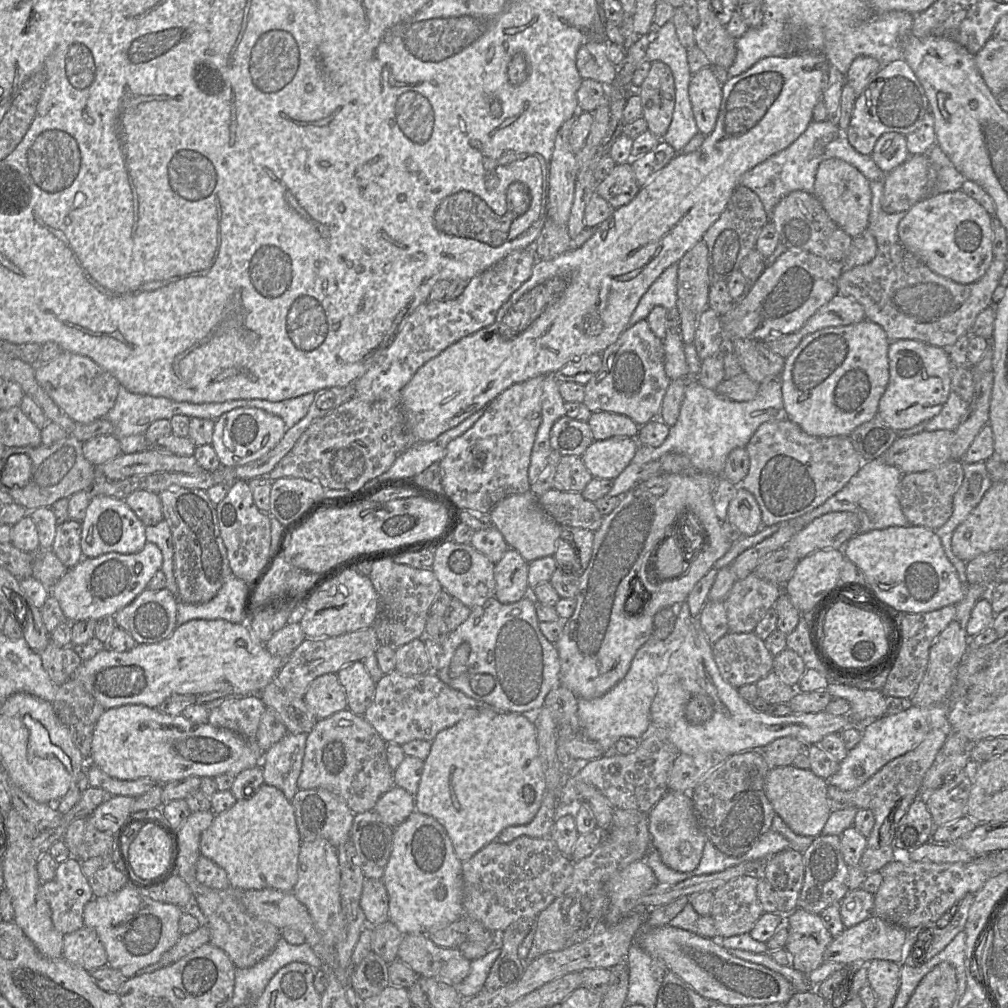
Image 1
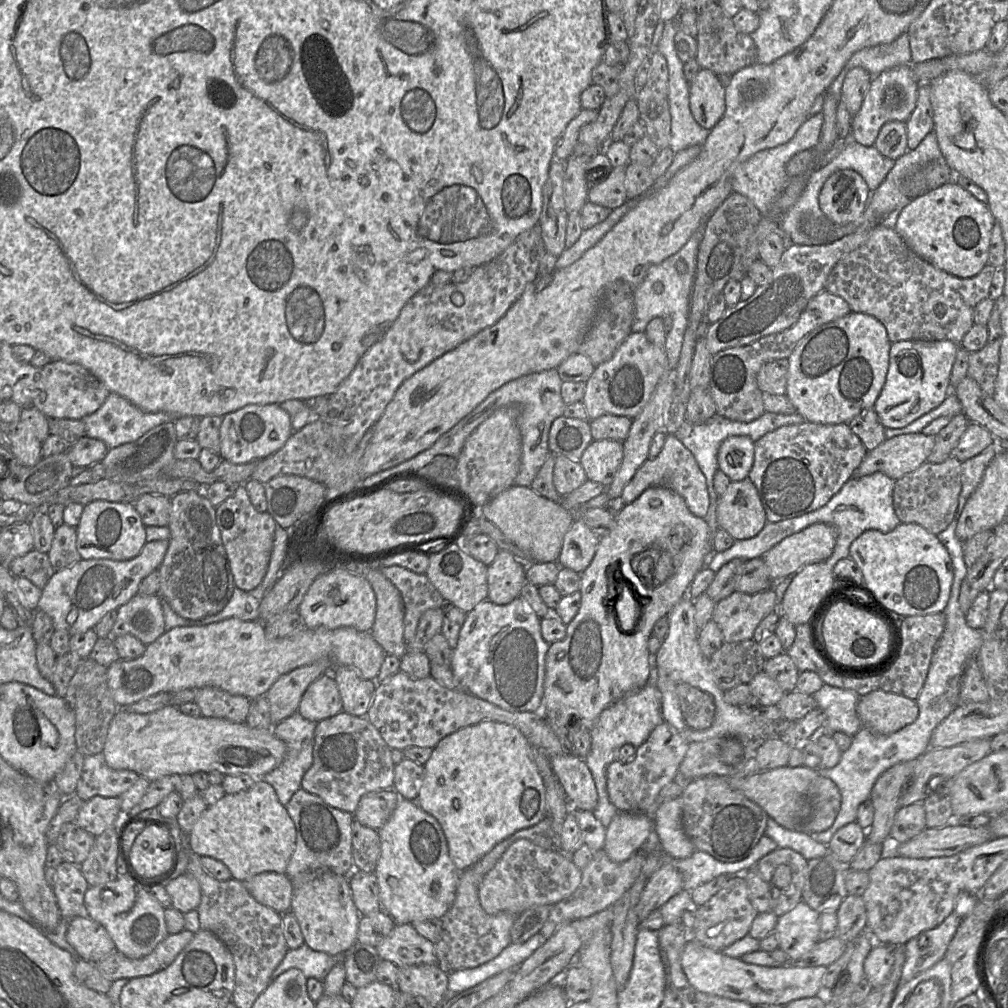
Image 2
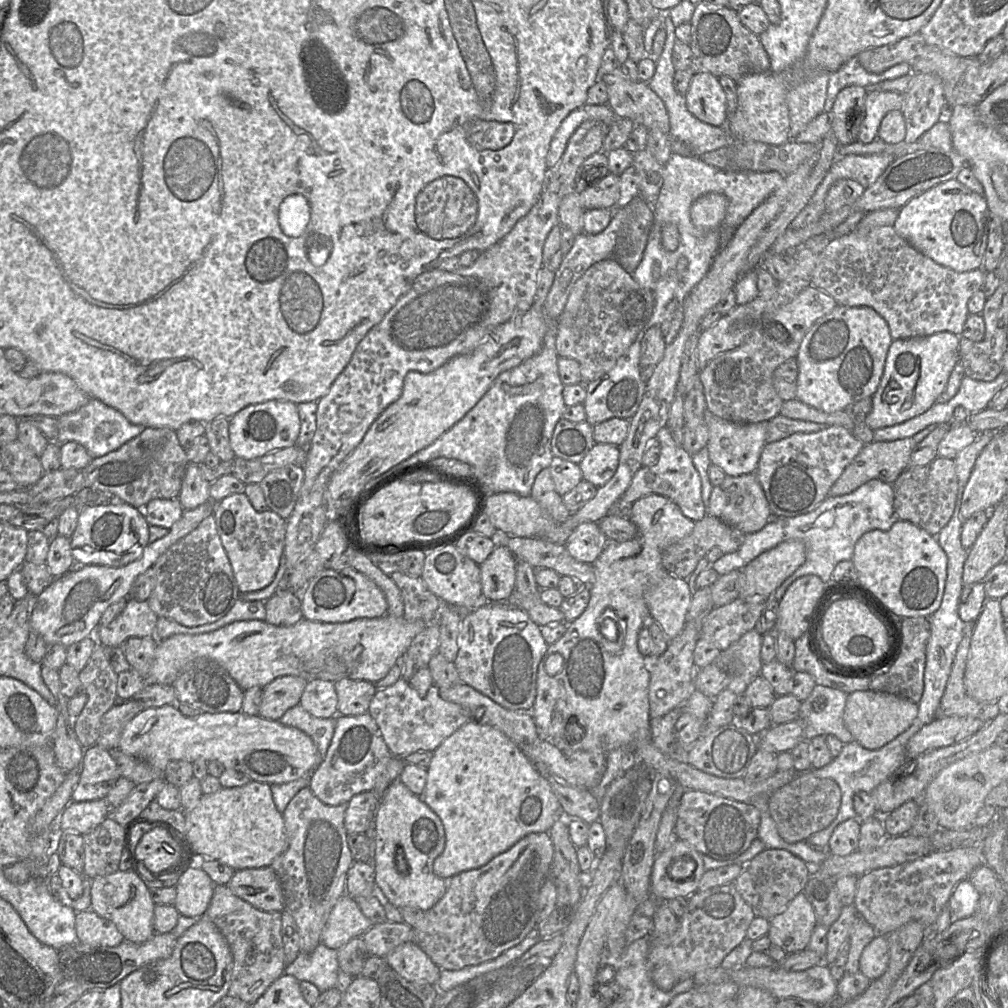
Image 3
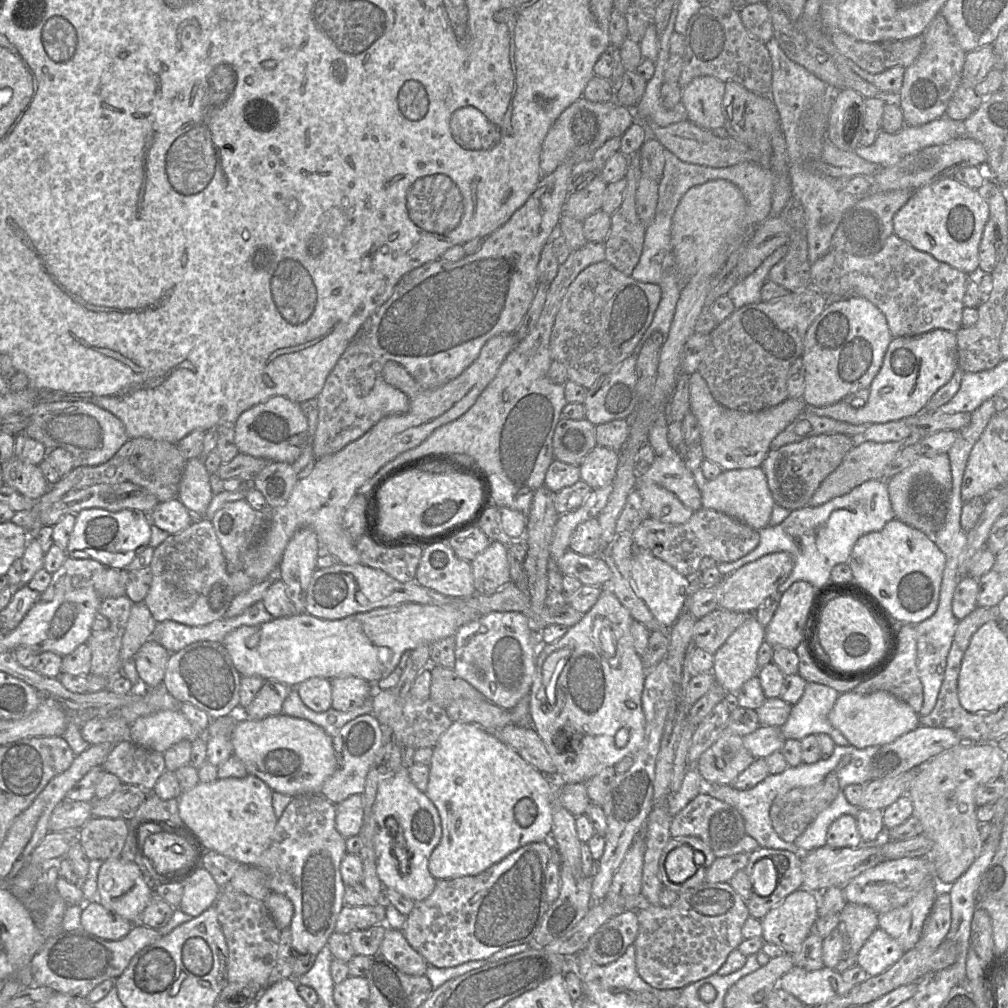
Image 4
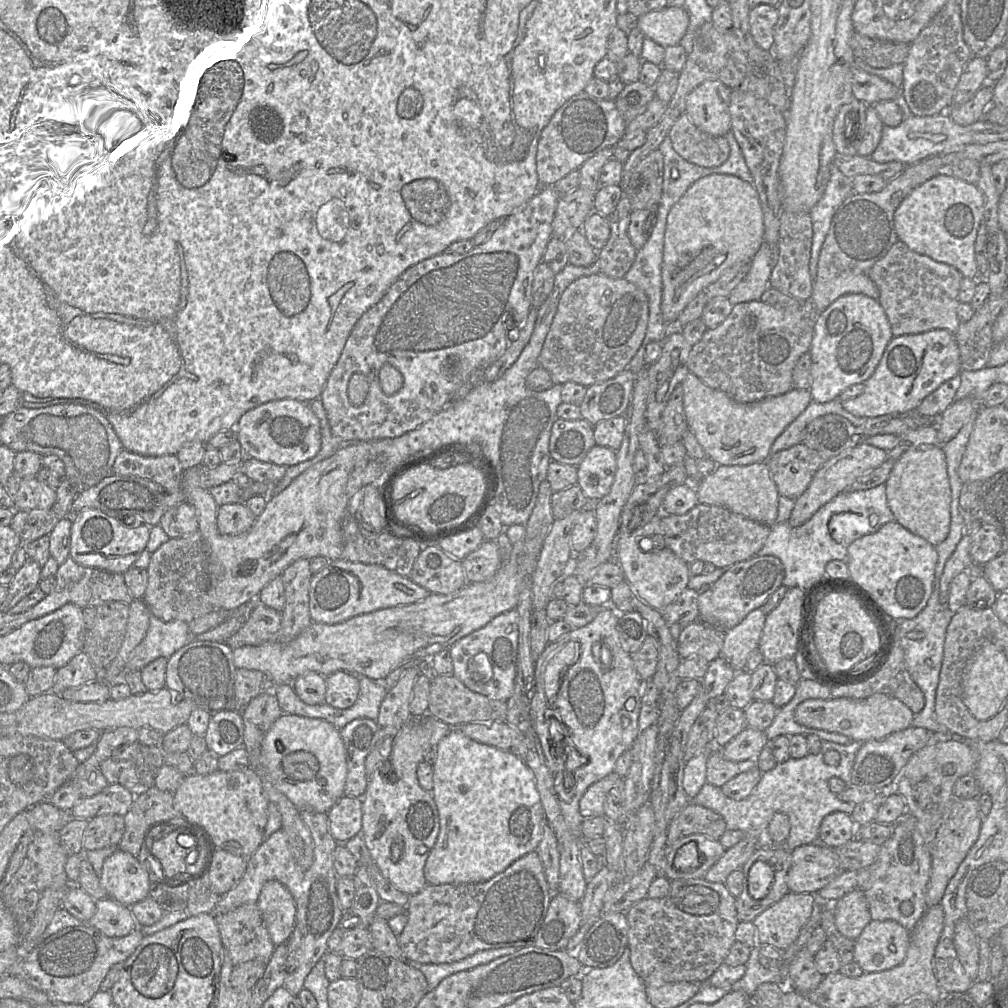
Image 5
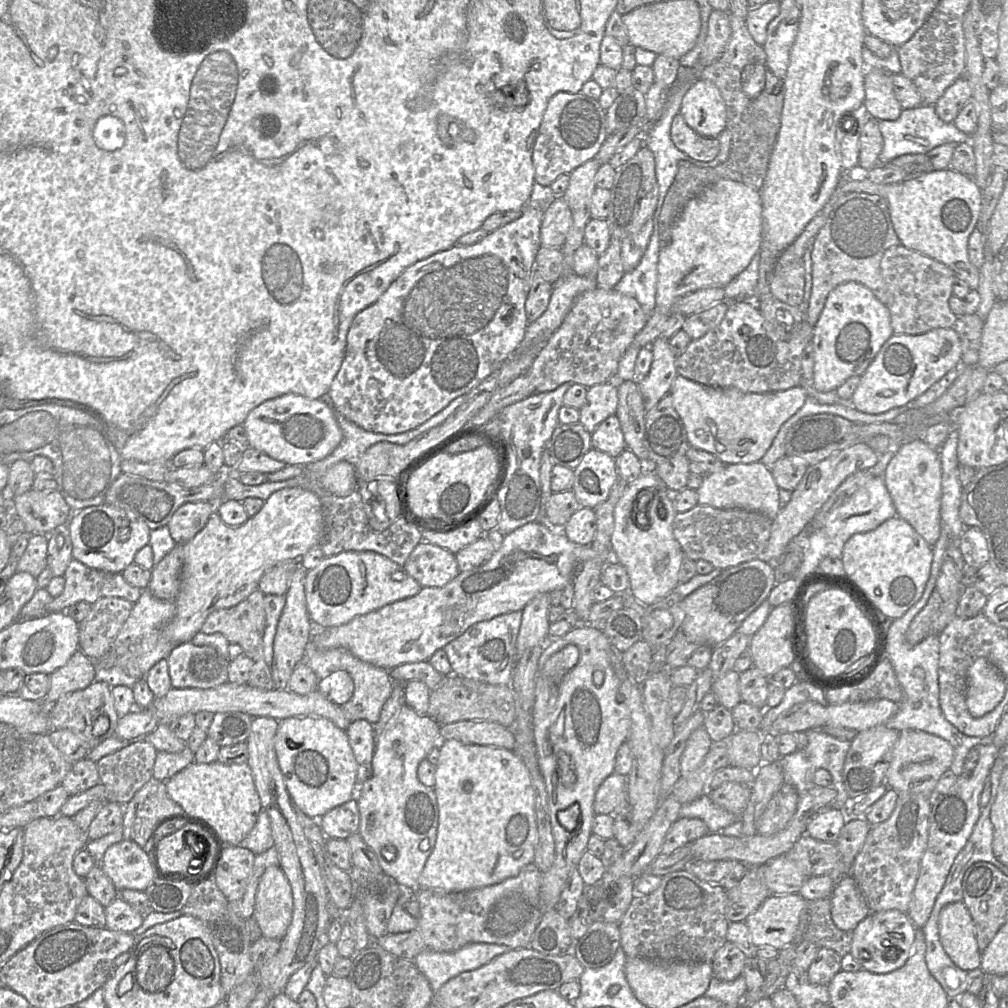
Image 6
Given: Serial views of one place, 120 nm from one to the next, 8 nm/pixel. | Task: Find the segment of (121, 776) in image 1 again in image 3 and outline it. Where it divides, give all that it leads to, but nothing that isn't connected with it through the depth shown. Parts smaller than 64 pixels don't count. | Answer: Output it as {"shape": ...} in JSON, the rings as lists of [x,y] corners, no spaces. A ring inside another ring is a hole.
{"shape":[[[176,704],[144,709],[123,728],[118,750],[140,758],[164,772],[170,761],[184,760],[190,763],[198,759],[217,760],[226,769],[234,769],[251,780],[268,784],[281,784],[296,780],[313,772],[323,758],[312,738],[302,730],[286,726],[279,720],[269,720],[259,715],[251,716],[242,711],[231,713],[201,713],[196,717],[186,717]]]}

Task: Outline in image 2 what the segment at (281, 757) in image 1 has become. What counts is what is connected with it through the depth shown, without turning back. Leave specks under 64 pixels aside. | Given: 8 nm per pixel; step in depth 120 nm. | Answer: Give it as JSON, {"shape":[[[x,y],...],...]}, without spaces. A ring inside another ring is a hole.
{"shape":[[[298,712],[272,727],[275,736],[285,742],[286,752],[282,762],[262,779],[269,783],[276,791],[278,800],[287,805],[293,794],[301,787],[301,780],[313,763],[314,732],[317,722],[303,718]]]}

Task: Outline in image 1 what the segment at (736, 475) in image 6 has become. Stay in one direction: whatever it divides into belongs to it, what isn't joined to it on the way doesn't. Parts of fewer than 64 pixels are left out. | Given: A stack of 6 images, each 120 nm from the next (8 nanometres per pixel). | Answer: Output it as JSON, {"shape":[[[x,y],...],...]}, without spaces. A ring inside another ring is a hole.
{"shape":[[[738,486],[738,491],[735,497],[729,503],[726,521],[735,526],[741,532],[743,537],[755,535],[763,526],[761,510],[753,494]]]}

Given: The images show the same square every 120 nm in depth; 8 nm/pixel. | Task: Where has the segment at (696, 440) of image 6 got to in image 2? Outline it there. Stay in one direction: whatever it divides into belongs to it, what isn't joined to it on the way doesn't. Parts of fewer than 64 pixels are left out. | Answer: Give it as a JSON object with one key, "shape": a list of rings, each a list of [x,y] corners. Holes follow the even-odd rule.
{"shape":[[[729,436],[720,445],[717,455],[718,467],[731,481],[748,477],[755,454],[755,442],[748,436]]]}

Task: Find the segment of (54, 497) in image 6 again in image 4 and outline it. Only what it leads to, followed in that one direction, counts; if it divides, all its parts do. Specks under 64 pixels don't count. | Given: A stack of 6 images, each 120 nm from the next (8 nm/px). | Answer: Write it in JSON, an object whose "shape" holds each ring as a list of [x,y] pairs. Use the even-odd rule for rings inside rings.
{"shape":[[[15,455],[2,463],[2,476],[4,485],[34,500],[39,500],[51,486],[38,465],[23,462]]]}

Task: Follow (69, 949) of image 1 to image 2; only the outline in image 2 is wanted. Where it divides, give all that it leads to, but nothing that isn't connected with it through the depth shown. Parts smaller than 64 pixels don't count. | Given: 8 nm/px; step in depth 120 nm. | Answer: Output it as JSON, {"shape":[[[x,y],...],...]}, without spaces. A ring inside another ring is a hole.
{"shape":[[[85,914],[68,922],[66,939],[79,959],[91,963],[97,963],[116,951],[106,929]]]}

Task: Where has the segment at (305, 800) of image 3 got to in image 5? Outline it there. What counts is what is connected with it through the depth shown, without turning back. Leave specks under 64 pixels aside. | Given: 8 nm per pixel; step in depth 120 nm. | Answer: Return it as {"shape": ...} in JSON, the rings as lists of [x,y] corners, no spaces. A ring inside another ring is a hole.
{"shape":[[[300,811],[301,818],[310,830],[314,843],[314,860],[306,871],[300,869],[291,853],[287,836],[280,828],[261,843],[247,859],[247,867],[240,881],[219,897],[213,910],[214,917],[244,904],[257,904],[263,885],[269,880],[281,882],[291,893],[296,904],[296,925],[302,931],[302,943],[286,958],[284,987],[297,996],[307,975],[328,951],[328,940],[340,925],[344,911],[339,905],[336,891],[338,876],[334,869],[334,851],[339,844],[329,831],[327,813]]]}

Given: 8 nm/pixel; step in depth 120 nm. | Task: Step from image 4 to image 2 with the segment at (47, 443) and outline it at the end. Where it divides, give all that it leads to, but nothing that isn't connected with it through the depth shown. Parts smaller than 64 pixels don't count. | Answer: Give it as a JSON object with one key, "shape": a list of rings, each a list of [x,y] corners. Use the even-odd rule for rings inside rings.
{"shape":[[[110,392],[97,411],[81,418],[81,420],[85,425],[85,436],[103,441],[109,450],[137,440],[151,428],[171,421],[171,416],[165,412],[143,412],[124,397]]]}

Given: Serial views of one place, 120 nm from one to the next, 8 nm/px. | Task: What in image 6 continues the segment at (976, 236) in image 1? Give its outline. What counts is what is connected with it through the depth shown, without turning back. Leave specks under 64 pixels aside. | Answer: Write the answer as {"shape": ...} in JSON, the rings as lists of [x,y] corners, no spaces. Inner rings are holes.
{"shape":[[[858,166],[845,171],[850,180],[839,182],[835,193],[825,206],[806,225],[800,236],[778,256],[779,265],[787,266],[804,257],[807,247],[814,243],[819,230],[829,217],[838,194],[865,192],[878,194],[888,201],[890,218],[902,245],[945,264],[956,276],[967,282],[971,290],[977,290],[980,271],[969,260],[968,239],[979,220],[982,190],[977,186],[973,177],[968,177],[948,167],[928,171],[918,176],[908,176],[896,183],[879,184],[864,176],[867,171]]]}

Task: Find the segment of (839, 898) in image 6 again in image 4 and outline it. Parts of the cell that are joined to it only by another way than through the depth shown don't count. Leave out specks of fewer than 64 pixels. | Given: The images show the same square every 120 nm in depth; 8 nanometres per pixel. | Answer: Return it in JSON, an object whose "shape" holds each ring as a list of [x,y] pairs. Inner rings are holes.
{"shape":[[[847,902],[839,914],[841,929],[848,936],[854,954],[858,954],[878,928],[878,914],[866,905]]]}

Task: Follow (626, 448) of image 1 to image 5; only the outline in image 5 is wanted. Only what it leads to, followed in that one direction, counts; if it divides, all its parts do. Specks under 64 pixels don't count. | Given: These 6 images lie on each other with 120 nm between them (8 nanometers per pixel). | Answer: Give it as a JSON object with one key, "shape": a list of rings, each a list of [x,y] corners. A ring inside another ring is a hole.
{"shape":[[[595,445],[577,466],[577,484],[590,502],[596,502],[609,493],[615,473],[616,452]]]}

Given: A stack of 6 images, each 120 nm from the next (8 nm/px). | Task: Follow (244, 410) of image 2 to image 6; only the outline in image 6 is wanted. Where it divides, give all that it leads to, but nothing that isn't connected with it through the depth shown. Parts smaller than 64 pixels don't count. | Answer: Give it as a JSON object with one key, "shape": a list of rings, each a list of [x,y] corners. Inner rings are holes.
{"shape":[[[294,393],[264,401],[250,411],[243,426],[248,436],[248,447],[264,452],[286,465],[306,466],[321,460],[342,440],[342,431],[326,401]]]}

